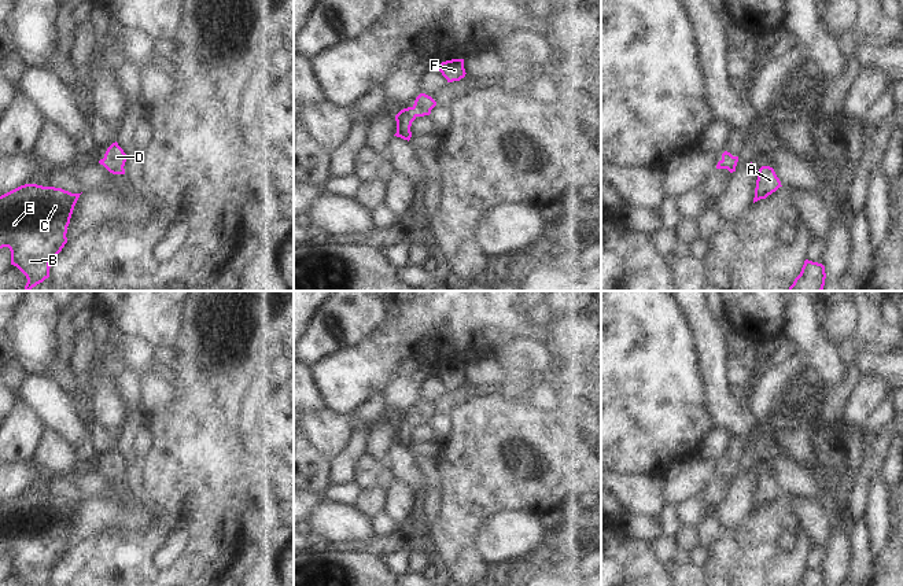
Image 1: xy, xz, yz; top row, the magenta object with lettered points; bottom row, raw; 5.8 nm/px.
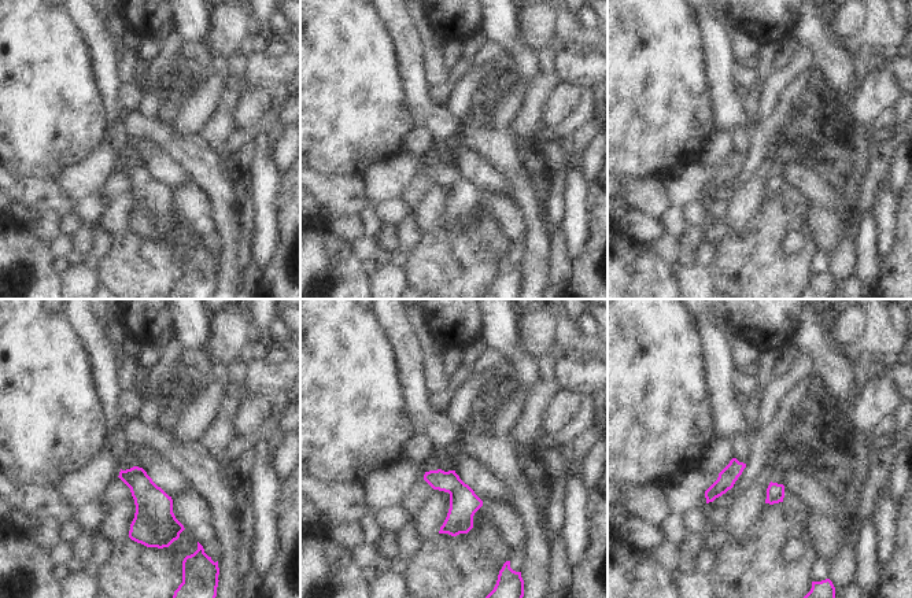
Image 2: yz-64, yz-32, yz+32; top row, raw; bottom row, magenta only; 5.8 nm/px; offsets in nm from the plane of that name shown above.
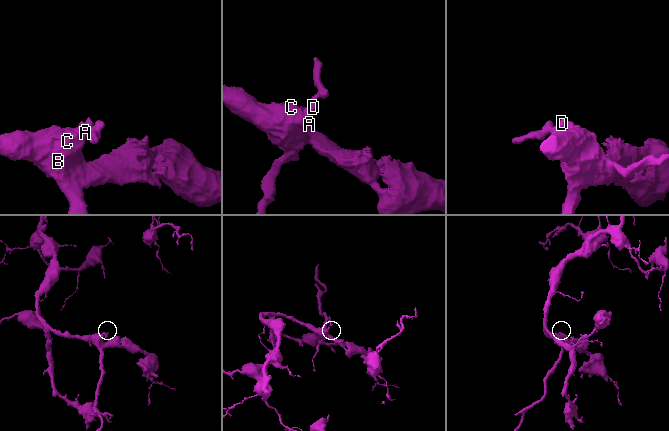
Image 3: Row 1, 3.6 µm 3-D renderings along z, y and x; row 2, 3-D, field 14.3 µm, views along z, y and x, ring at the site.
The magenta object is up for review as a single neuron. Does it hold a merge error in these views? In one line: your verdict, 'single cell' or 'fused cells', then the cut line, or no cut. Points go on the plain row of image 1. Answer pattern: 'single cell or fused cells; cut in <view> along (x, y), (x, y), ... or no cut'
single cell; no cut

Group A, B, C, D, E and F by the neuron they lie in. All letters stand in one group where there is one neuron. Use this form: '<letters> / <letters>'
A B C D E F

